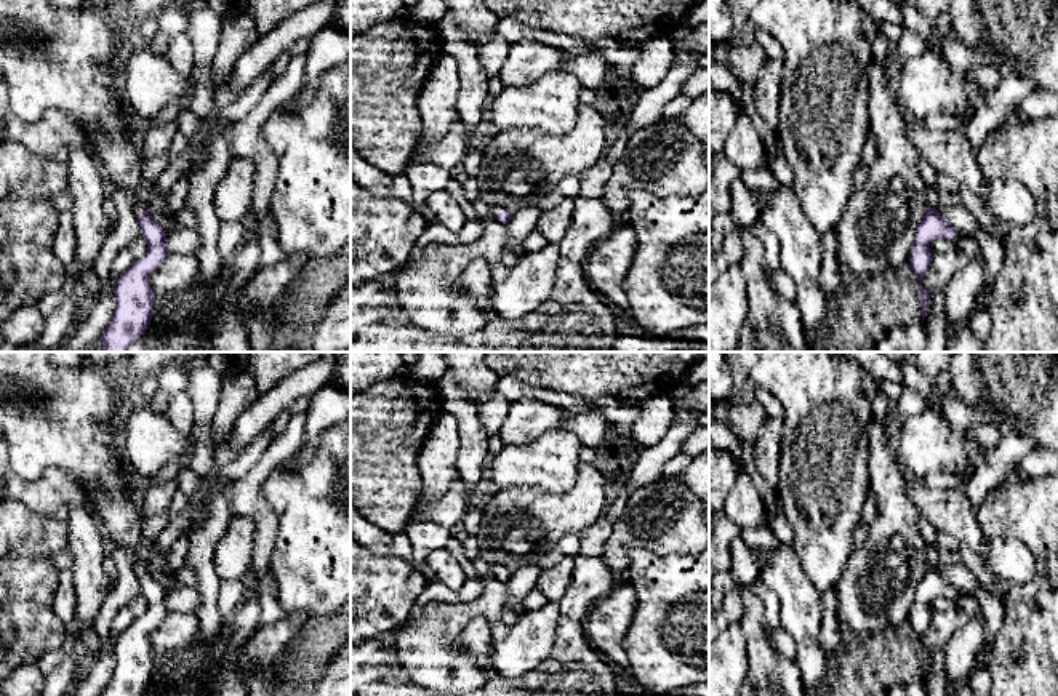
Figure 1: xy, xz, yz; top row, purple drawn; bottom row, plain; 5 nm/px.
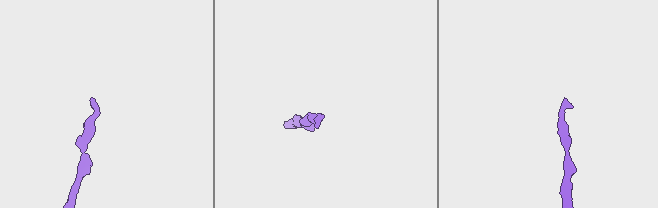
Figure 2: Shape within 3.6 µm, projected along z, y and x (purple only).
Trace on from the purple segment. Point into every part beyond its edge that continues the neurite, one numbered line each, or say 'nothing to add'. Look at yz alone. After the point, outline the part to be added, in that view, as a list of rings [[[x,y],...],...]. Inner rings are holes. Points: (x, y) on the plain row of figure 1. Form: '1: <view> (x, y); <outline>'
1: yz (932, 551); [[[927,544],[927,549],[925,549],[927,566],[936,566],[936,563],[940,562],[938,552],[940,552],[938,546]]]

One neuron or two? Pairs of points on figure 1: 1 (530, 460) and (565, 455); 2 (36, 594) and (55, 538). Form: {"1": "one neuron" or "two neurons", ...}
{"1": "one neuron", "2": "one neuron"}

